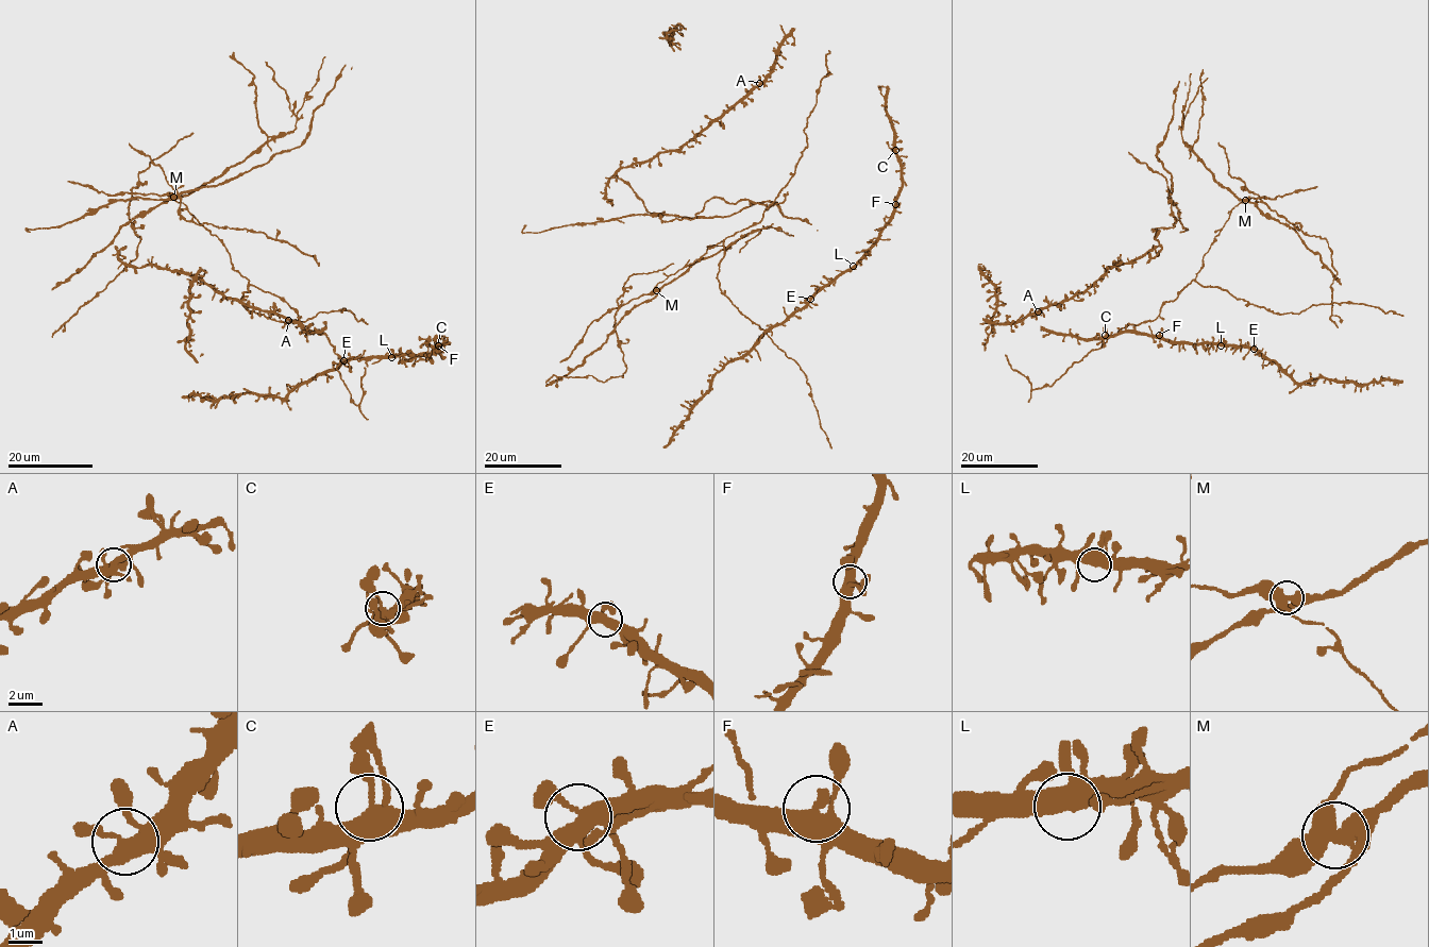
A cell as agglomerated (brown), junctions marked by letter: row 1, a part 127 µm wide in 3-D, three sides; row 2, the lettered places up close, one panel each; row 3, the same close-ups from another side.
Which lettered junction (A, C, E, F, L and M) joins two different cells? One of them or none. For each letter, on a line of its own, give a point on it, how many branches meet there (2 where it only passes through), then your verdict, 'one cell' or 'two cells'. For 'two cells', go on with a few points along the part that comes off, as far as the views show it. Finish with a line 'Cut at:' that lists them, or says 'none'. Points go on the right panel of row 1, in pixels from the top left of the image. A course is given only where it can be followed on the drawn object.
A: (1038, 311) | 4 | one cell
C: (1105, 335) | 4 | one cell
E: (1254, 349) | 4 | one cell
F: (1159, 335) | 4 | one cell
L: (1221, 345) | 4 | one cell
M: (1245, 200) | 4 | two cells
Cut at: M

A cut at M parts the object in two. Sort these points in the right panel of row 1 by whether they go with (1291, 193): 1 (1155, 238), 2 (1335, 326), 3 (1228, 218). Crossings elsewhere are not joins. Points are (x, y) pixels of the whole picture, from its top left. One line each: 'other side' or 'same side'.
1: other side
2: other side
3: same side

